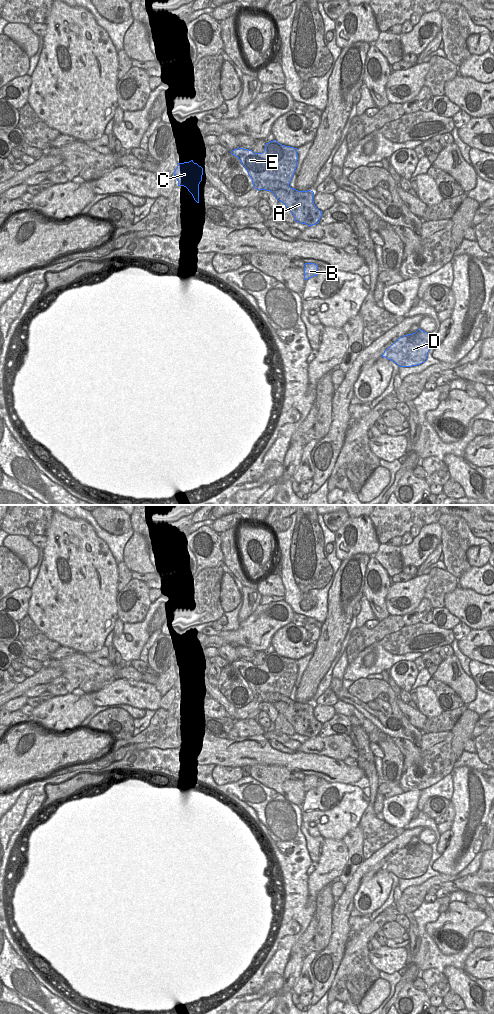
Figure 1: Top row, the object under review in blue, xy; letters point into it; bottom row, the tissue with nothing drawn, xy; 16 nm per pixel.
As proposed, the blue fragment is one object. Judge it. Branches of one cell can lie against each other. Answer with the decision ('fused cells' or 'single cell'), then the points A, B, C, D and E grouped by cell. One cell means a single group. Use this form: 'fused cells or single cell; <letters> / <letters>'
fused cells; A / B C D E

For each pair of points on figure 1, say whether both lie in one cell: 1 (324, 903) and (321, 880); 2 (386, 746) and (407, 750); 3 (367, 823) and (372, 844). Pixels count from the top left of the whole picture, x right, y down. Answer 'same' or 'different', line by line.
1: different
2: different
3: same

